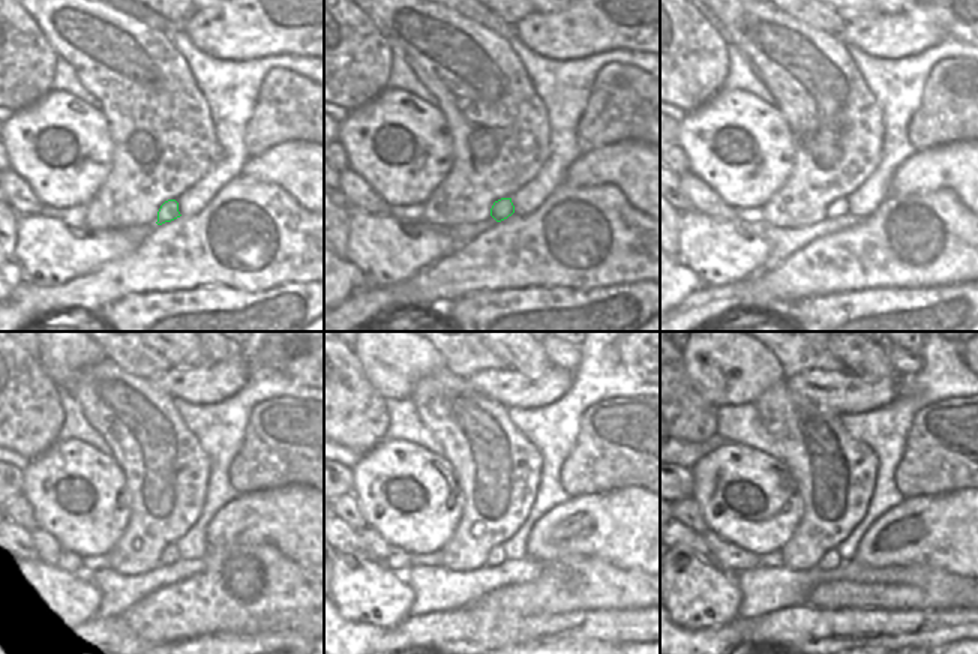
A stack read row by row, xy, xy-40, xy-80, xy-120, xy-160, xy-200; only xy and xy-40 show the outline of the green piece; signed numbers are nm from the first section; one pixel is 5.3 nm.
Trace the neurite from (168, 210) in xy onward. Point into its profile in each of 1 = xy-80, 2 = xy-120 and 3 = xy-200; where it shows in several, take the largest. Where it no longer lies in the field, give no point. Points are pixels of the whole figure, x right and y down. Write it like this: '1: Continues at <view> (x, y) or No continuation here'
1: Continues at xy-80 (839, 207)
2: Continues at xy-120 (170, 554)
3: Continues at xy-200 (831, 560)

